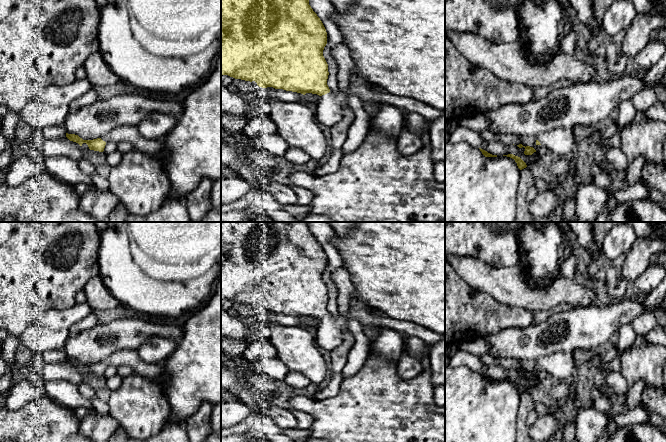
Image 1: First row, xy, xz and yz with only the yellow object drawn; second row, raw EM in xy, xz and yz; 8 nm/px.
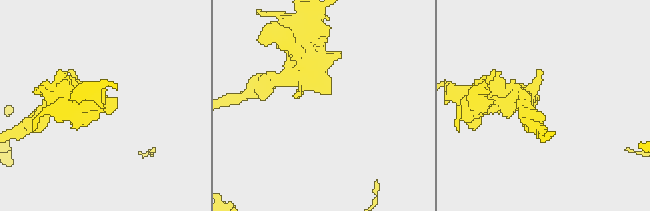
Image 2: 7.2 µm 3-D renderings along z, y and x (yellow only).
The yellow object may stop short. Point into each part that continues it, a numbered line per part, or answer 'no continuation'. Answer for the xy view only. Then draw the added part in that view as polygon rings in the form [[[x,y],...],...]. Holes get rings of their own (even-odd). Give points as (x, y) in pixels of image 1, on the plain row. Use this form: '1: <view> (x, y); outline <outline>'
1: xy (128, 357); outline [[[121,350],[113,353],[110,357],[101,362],[106,367],[108,366],[129,366],[135,373],[161,381],[164,375],[164,361],[156,364],[148,364],[141,360],[136,350]]]

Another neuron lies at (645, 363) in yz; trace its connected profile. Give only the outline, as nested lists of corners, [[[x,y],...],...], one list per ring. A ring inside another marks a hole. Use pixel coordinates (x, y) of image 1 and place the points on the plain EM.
[[[645,343],[623,352],[619,372],[630,386],[643,381],[647,387],[663,388],[665,363],[666,347]]]

